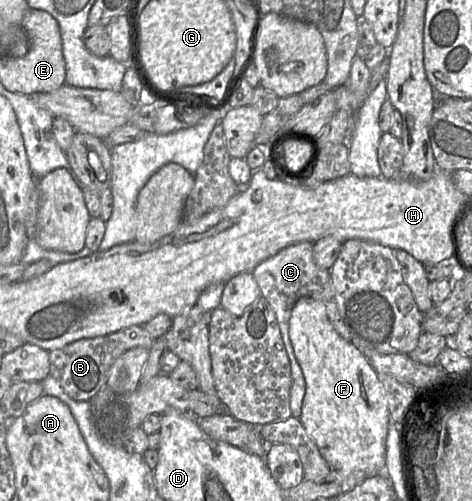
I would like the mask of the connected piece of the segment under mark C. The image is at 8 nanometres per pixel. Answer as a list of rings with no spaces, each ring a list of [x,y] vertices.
[[[308,241],[290,245],[274,256],[259,263],[252,271],[260,288],[261,295],[269,302],[280,327],[283,343],[290,361],[292,386],[290,391],[291,416],[300,419],[303,399],[306,393],[305,378],[299,365],[289,335],[289,323],[295,303],[302,297],[311,297],[322,302],[326,308],[329,320],[337,333],[351,342],[351,334],[345,325],[335,299],[330,270],[318,267],[313,258],[313,243]]]

